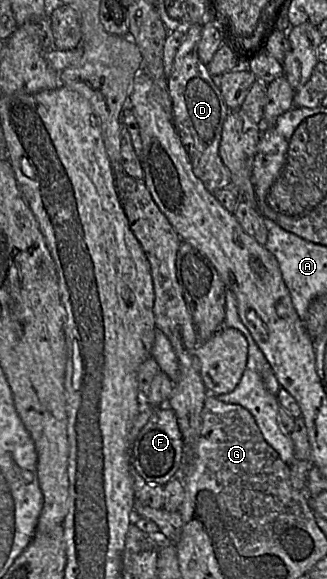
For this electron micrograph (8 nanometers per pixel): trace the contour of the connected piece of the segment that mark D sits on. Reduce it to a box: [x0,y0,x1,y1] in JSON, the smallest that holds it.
[168,24,231,193]

